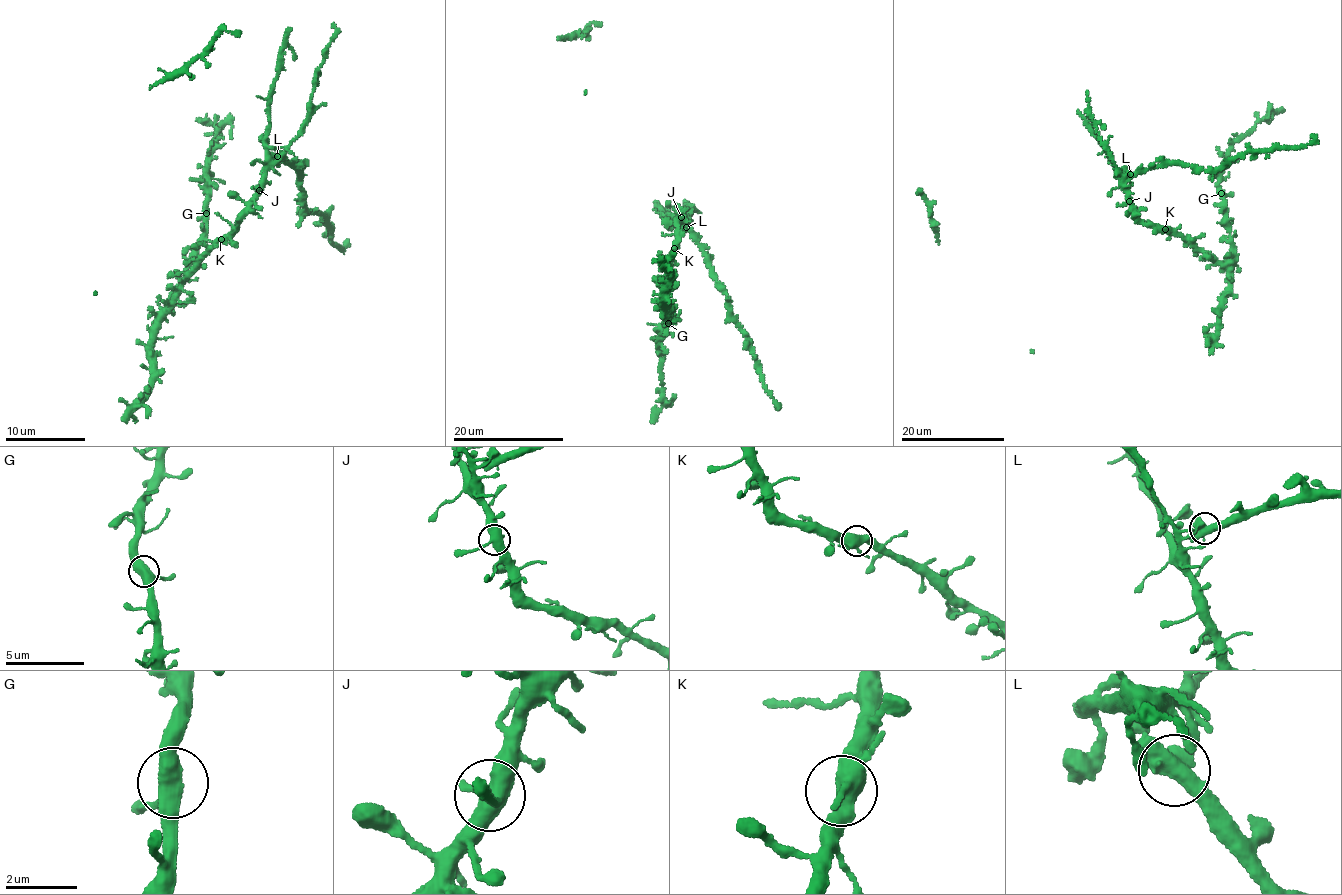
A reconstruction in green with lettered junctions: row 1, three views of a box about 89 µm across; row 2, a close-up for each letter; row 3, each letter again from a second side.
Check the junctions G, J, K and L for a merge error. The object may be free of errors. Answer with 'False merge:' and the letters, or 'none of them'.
False merge: L

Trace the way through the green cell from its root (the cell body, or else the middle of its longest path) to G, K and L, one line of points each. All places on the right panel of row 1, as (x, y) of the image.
G: (1136, 211), (1143, 222), (1170, 228), (1194, 241), (1222, 264), (1230, 266), (1234, 254), (1221, 193)
K: (1136, 211), (1140, 220), (1165, 229)
L: (1136, 211), (1124, 180), (1130, 174)

